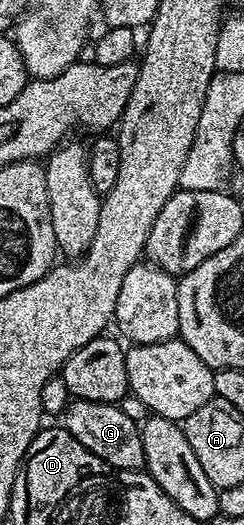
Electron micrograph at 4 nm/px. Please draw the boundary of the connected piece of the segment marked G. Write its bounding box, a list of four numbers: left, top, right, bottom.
[62,400,146,470]

